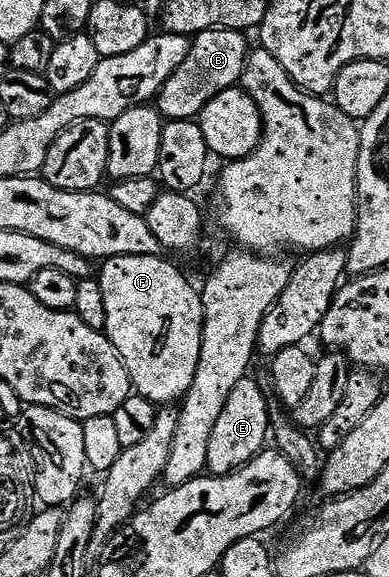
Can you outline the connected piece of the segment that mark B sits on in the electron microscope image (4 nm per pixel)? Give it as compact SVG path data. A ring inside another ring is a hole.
M210 29L194 36L186 61L178 65L178 73L174 73L160 90L158 110L165 120L196 119L202 108L218 97L218 93L237 86L248 60L248 39L245 32L226 29Z

